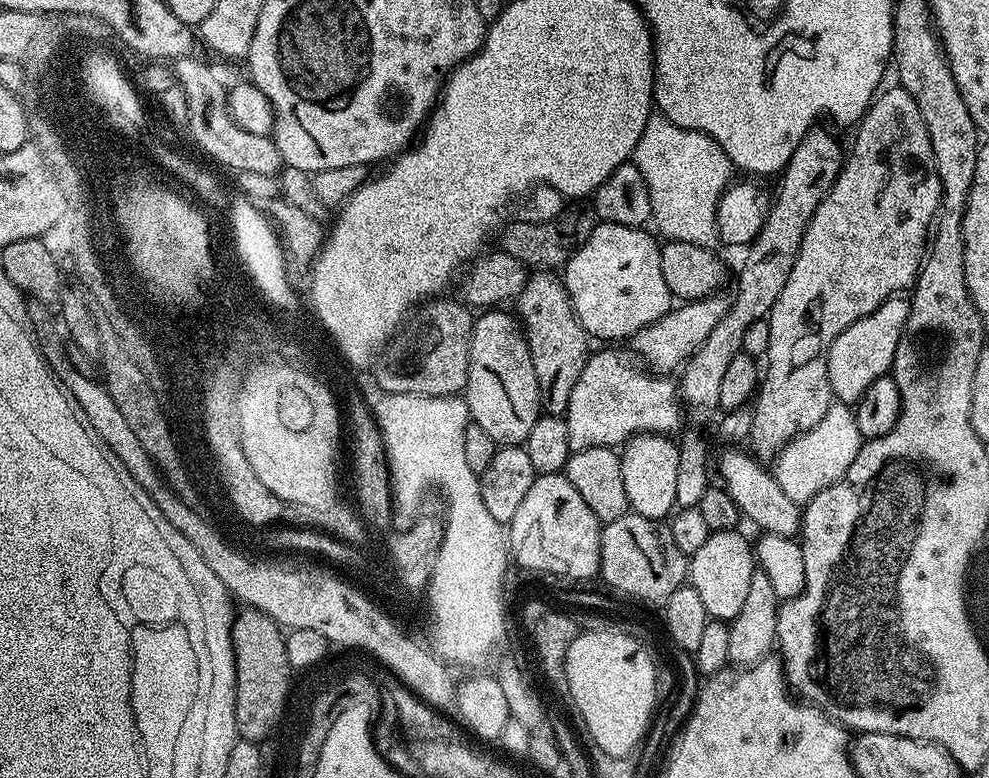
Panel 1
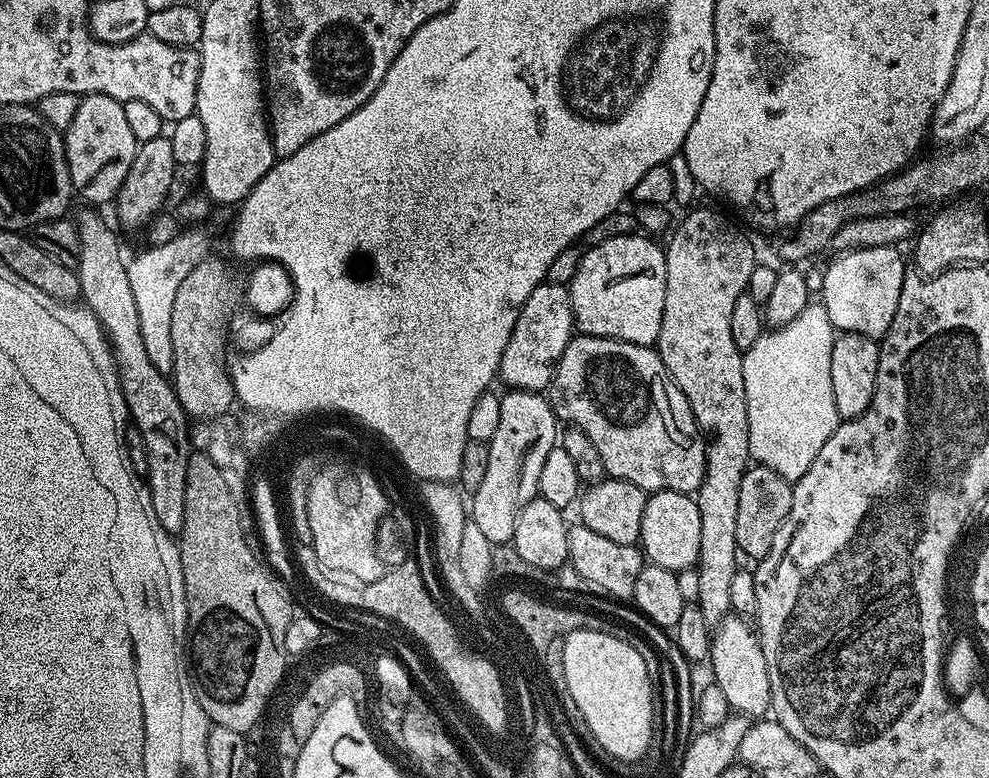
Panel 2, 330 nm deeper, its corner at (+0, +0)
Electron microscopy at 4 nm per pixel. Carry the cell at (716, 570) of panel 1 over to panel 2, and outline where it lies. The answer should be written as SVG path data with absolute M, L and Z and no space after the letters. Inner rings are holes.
M730 614L714 632L710 642L711 679L726 694L726 702L733 713L749 718L764 718L772 707L770 674L766 666L766 654L762 654L759 635L745 617Z

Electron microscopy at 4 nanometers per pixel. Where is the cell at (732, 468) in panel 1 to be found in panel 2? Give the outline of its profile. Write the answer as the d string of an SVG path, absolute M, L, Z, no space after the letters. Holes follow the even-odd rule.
M573 335L572 341L566 346L562 358L556 364L556 372L552 375L552 382L546 389L546 395L549 404L552 405L552 413L556 415L557 421L582 430L582 434L586 434L586 438L590 438L590 442L594 442L598 454L602 454L605 473L611 479L625 480L649 494L661 492L662 490L695 494L700 489L700 483L704 477L704 467L706 466L704 437L700 435L700 428L696 425L696 419L690 410L690 402L686 398L686 394L682 394L682 390L678 390L678 386L670 378L660 353L656 351L655 347L646 344L631 344L625 340L611 340L605 336Z

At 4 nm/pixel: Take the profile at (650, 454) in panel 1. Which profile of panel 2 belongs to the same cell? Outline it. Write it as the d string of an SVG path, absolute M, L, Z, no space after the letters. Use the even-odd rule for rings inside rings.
M662 490L653 492L642 510L639 547L651 563L671 572L687 572L700 559L702 546L702 518L698 518L698 506L687 492Z

